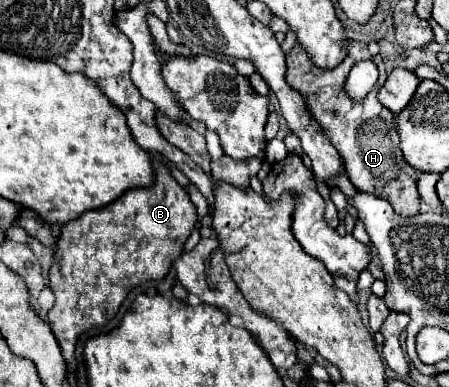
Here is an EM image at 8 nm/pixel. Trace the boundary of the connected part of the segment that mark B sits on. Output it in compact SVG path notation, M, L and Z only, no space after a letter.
M153 157L155 183L151 187L137 187L125 191L117 201L109 203L103 209L87 211L81 217L63 225L55 261L49 269L49 287L55 295L55 305L49 313L53 323L53 333L59 341L63 357L67 361L69 371L75 369L75 343L81 333L95 325L105 325L121 307L127 293L147 279L163 279L171 267L171 263L183 253L183 245L189 239L191 231L197 223L197 209L189 199L189 193L173 179L169 167Z

